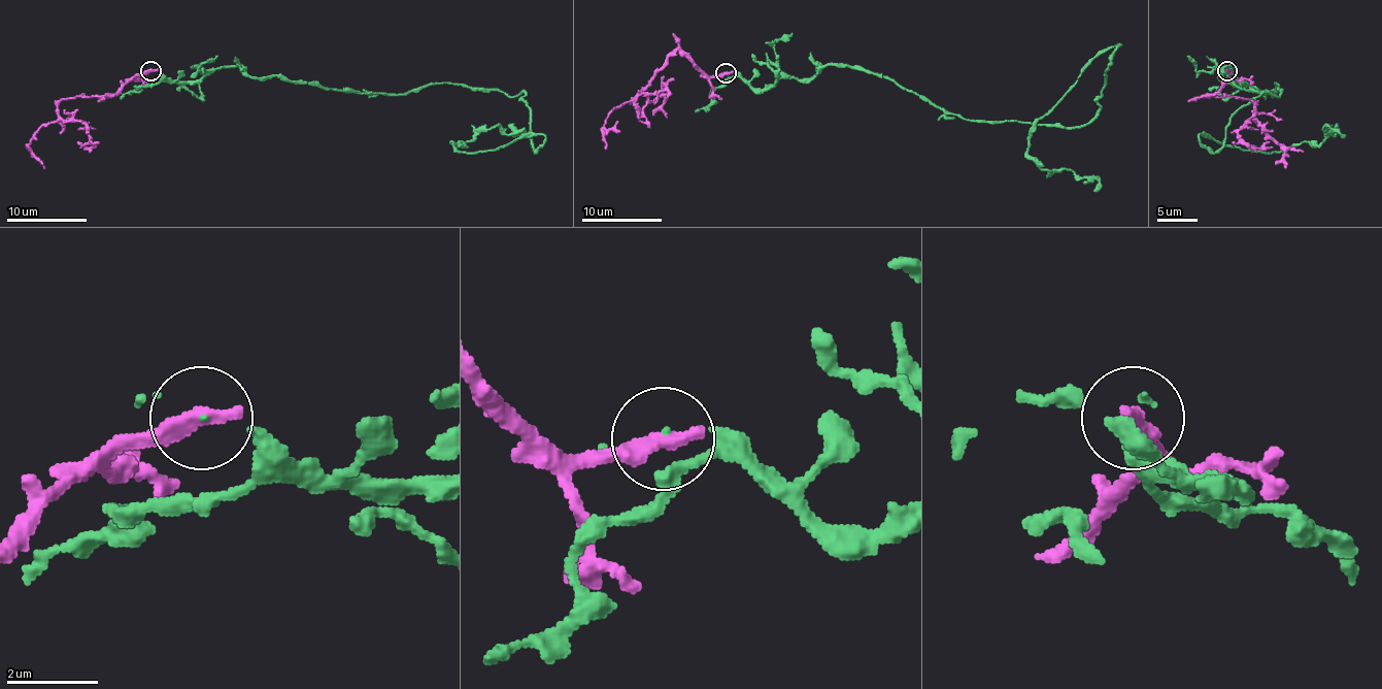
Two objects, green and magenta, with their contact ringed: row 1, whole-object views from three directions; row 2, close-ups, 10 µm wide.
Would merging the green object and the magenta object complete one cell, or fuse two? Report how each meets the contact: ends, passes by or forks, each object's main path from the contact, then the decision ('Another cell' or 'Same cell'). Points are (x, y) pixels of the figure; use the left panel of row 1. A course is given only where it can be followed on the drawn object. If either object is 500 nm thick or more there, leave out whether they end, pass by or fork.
At the ring green ends. At the ring magenta ends. Course of green: (150, 71), (524, 93), (534, 153), (542, 135), (452, 143), (518, 135). Course of magenta: (150, 71), (130, 77), (108, 97), (68, 97), (58, 105), (66, 121), (80, 121), (92, 145), (78, 141). Another cell

